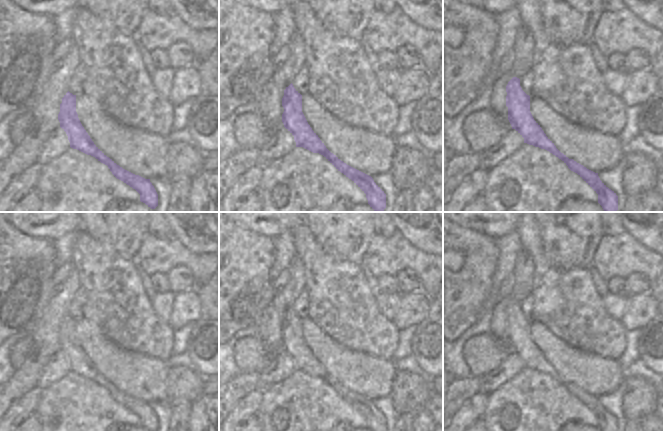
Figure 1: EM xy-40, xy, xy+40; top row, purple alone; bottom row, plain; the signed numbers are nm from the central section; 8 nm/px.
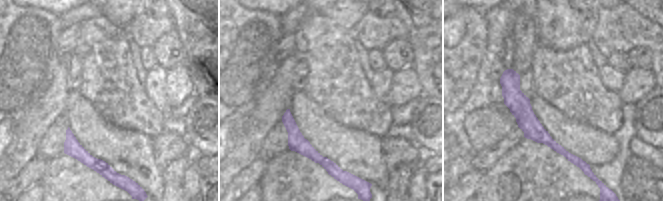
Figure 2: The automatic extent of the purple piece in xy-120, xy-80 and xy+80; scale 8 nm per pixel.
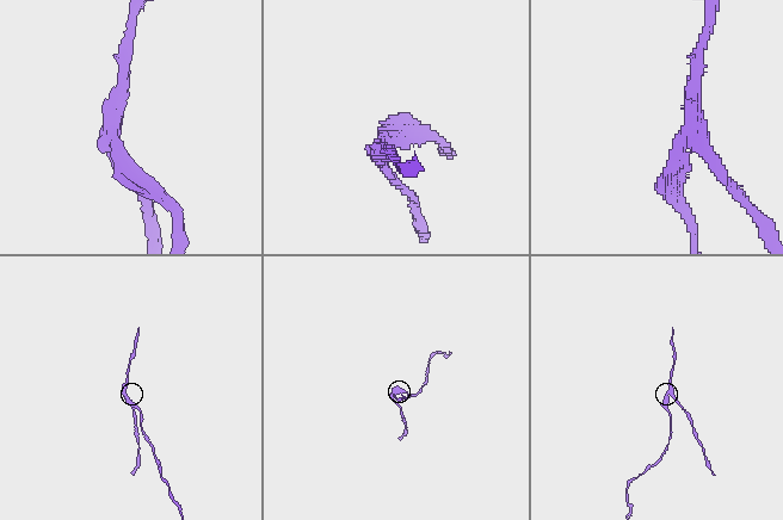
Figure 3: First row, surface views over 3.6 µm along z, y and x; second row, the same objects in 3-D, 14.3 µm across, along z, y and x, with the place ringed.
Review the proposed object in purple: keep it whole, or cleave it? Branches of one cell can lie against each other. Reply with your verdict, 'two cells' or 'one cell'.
two cells

